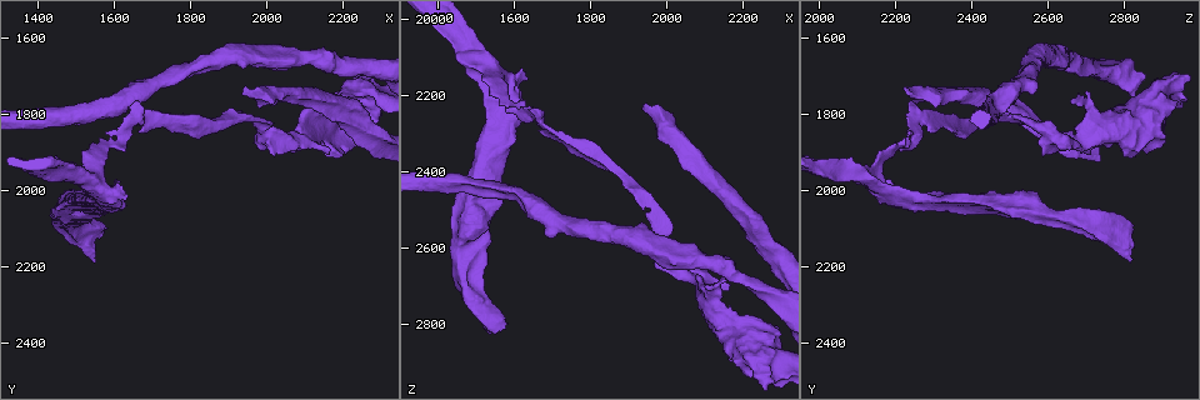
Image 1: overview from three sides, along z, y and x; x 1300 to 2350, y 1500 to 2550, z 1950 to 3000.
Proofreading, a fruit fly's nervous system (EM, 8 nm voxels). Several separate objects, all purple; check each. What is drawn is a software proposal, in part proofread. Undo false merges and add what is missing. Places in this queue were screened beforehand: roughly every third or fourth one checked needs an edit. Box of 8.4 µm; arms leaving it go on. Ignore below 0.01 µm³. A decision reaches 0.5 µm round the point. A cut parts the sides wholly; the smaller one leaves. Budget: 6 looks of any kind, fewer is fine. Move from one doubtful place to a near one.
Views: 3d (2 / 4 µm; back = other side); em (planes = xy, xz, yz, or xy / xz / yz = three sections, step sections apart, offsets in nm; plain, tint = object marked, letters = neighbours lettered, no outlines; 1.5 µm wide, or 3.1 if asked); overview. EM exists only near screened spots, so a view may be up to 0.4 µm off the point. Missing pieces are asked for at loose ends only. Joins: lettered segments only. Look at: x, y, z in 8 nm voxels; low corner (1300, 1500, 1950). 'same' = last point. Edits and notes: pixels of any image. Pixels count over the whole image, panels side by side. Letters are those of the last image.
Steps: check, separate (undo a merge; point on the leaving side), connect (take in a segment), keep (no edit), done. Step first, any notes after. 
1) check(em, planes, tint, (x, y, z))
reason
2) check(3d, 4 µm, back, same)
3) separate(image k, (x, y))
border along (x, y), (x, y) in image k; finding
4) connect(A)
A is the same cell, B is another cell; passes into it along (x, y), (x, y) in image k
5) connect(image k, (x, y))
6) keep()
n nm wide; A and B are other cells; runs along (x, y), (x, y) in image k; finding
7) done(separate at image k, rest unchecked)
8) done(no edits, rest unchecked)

check(em, planes, letters, (1530, 2135, 2800))
thick turns thin

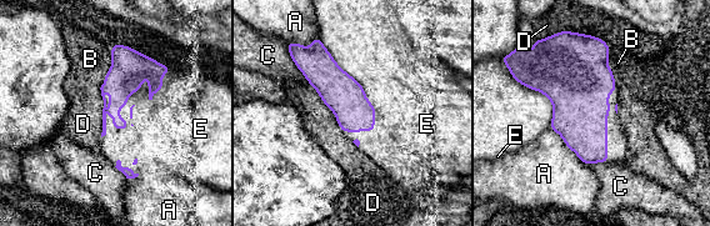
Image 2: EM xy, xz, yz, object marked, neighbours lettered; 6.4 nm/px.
keep()
160 nm wide; A, B, C, D and E are other cells; border along (308, 81), (334, 114), (344, 134) in image 2; one neuron here

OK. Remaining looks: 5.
check(em, yz, step 4, letters, (1520, 2000, 2210))
an open end

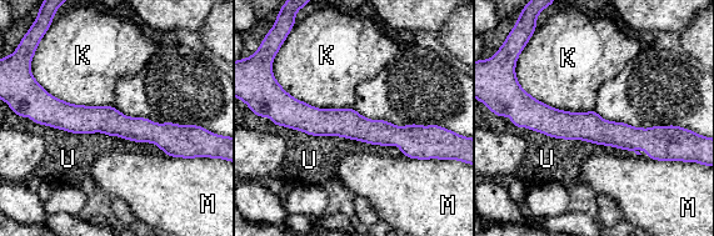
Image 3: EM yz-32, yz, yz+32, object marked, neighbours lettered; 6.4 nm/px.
keep()
180 nm wide; K, M and U are other cells; runs along (41, 108), (146, 131), (186, 130) in image 3; none of them fits

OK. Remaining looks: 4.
check(3d, 4 µm, back, (1695, 1800, 2300))

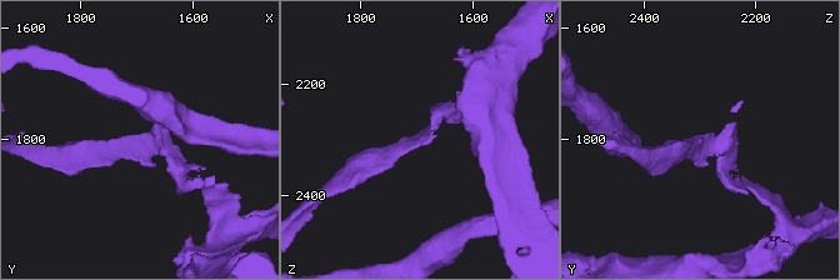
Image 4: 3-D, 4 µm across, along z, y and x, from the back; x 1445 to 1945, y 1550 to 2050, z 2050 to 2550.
check(em, xz, step 4, tint, (1690, 1800, 2295))
now the EM

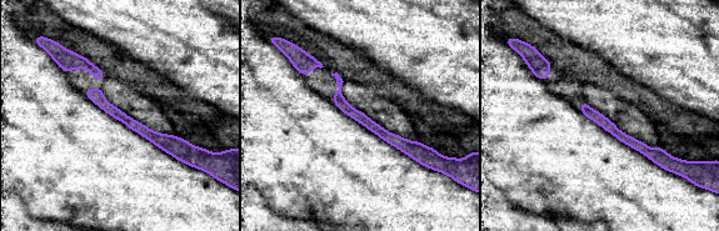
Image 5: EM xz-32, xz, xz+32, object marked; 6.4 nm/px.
check(em, planes, letters, same)

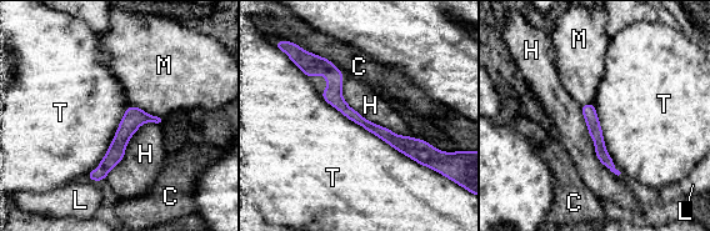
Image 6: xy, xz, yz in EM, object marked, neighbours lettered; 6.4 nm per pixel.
keep()
C, H, L, M and T are other cells; border along (320, 95), (349, 119), (428, 167) in image 6; all the same neuron

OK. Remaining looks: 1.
done(no edits, rest unchecked)

